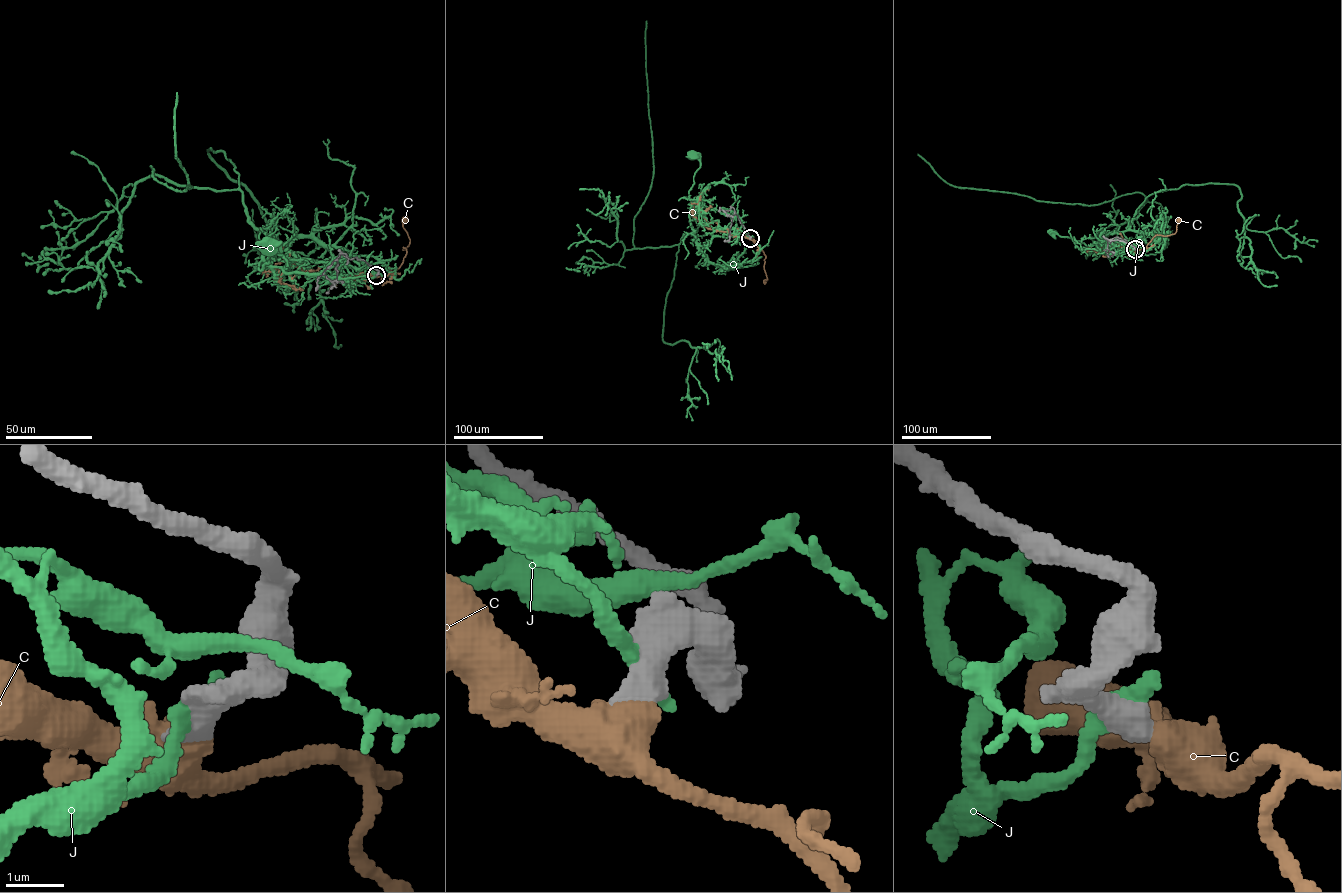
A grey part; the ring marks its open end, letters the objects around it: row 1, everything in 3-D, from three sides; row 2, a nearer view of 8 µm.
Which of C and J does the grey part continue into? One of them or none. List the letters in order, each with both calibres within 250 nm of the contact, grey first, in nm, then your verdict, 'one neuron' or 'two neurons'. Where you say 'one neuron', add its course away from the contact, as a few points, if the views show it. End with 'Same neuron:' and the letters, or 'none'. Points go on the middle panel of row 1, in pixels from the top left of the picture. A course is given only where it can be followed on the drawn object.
C: 550 nm thick on the grey side, 650 nm on the other; one neuron; it runs (750, 238), (766, 257), (764, 269), (767, 279), (765, 281)
J: 700 nm thick on the grey side, 360 nm on the other; two neurons
Same neuron: C

